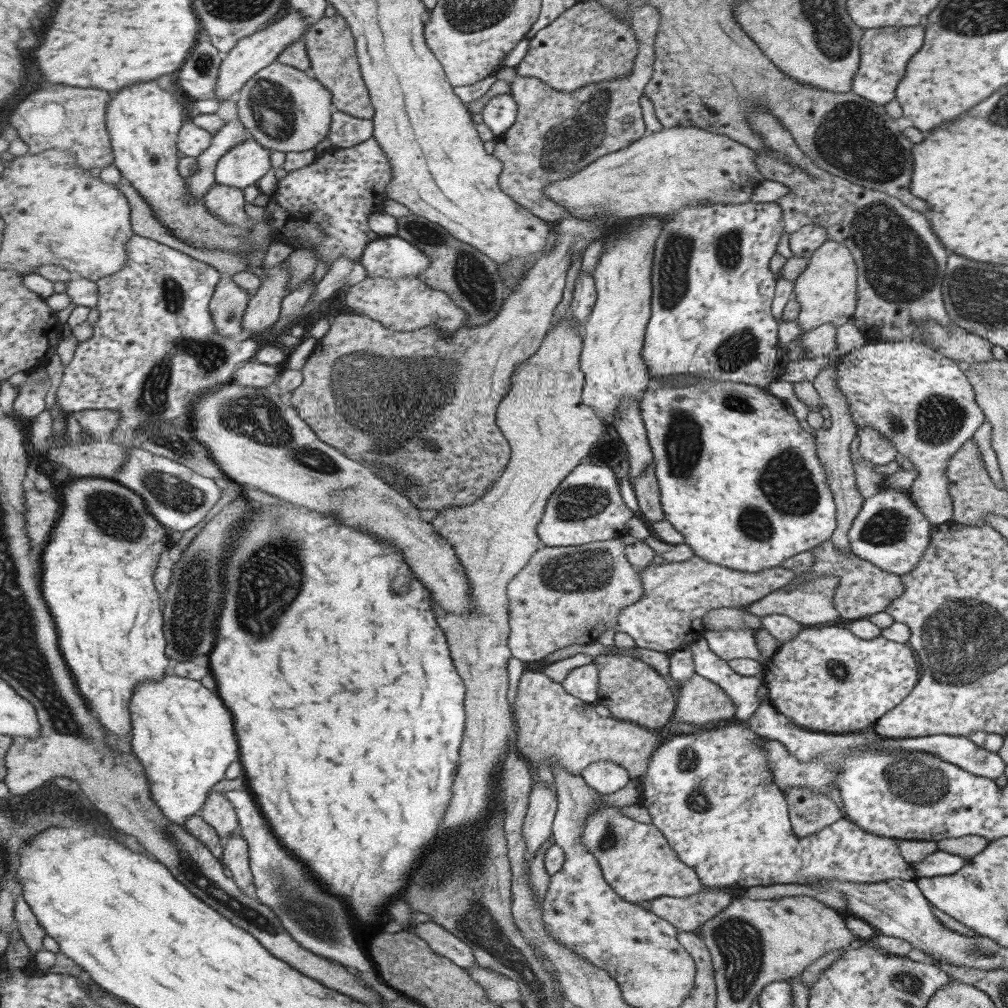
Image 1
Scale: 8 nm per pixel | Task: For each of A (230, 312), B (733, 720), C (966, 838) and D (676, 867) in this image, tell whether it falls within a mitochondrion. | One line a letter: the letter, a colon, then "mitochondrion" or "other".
A: mitochondrion
B: other
C: other
D: other

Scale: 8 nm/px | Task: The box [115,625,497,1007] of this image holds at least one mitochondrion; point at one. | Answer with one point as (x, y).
(190, 866)

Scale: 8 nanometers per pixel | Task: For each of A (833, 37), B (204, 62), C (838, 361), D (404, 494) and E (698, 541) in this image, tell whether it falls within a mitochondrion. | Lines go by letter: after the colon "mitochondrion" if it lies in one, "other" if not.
A: mitochondrion
B: mitochondrion
C: other
D: other
E: other

